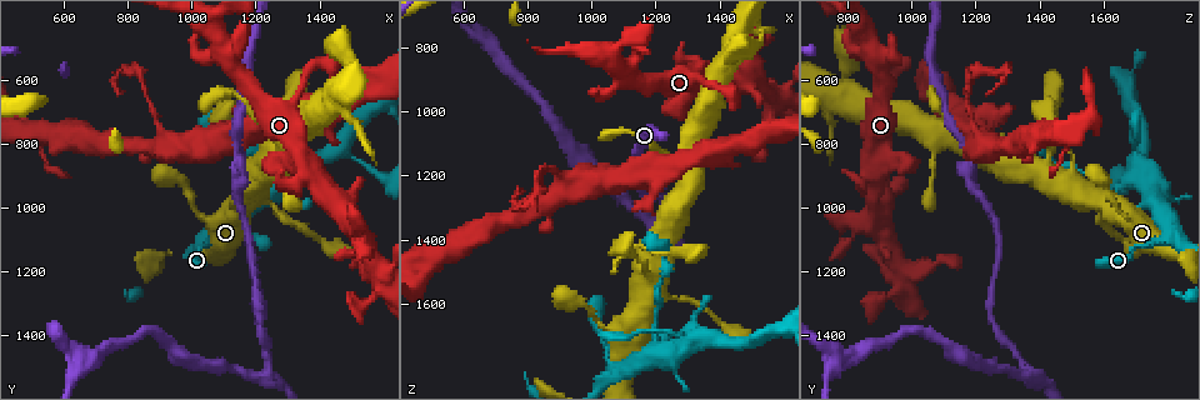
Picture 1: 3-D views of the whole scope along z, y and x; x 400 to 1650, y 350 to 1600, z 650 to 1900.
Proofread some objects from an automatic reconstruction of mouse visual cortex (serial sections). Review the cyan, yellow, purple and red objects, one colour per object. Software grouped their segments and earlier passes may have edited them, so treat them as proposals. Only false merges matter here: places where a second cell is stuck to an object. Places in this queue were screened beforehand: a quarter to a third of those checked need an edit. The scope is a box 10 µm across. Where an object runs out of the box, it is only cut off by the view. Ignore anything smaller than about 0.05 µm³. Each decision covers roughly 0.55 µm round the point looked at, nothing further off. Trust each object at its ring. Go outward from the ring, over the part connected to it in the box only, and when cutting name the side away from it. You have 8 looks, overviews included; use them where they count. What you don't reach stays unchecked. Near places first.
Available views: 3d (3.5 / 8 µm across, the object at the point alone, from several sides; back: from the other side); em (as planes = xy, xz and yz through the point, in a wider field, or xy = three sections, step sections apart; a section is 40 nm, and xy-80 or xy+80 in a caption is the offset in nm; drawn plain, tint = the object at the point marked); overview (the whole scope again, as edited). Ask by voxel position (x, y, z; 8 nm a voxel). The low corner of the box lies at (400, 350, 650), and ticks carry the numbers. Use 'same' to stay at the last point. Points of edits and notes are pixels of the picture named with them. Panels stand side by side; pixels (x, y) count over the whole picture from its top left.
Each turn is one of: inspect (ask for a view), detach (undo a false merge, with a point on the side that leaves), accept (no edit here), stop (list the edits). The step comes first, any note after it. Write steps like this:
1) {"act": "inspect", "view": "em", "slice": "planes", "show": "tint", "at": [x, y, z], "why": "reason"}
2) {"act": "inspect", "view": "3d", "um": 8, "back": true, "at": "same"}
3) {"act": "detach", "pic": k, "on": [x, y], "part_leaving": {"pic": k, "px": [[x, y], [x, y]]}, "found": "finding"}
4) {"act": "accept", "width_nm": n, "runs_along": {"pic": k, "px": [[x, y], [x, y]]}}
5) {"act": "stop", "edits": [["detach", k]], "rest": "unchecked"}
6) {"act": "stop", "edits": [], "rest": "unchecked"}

{"act": "inspect", "view": "3d", "um": 3.5, "at": [1230, 1520, 1360], "why": "sharp bend"}

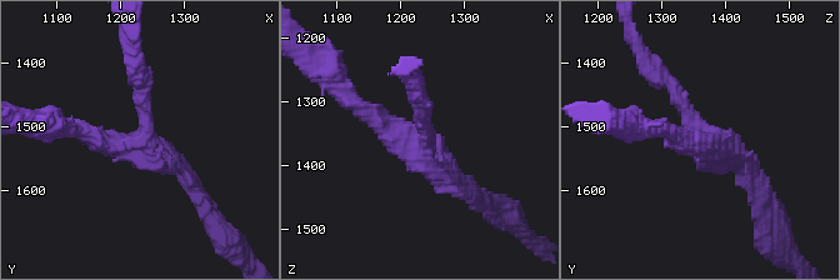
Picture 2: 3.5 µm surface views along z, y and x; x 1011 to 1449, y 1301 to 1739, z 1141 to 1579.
{"act": "accept", "arm_widths_nm": [200, 200, 250], "found": "one cell here"}

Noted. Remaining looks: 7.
{"act": "inspect", "view": "3d", "um": 3.5, "at": [1210, 990, 1730], "why": "three arms meet"}

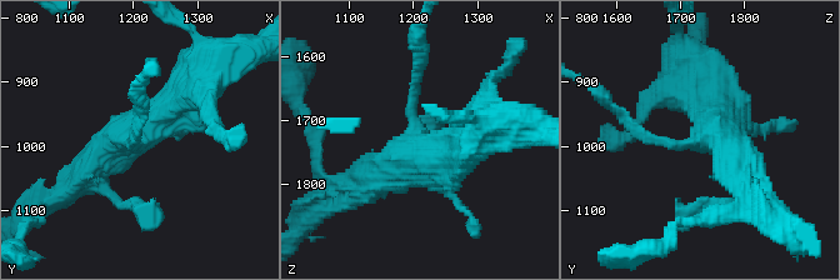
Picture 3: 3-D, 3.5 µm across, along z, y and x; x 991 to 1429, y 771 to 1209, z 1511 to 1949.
{"act": "inspect", "view": "em", "slice": "xy", "step": 5, "show": "tint", "at": [1210, 1000, 1730]}

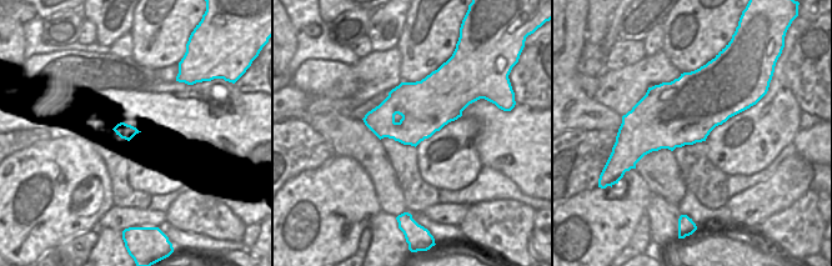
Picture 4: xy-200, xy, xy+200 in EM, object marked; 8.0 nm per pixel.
{"act": "accept", "width_nm": 480, "runs_along": {"pic": 3, "px": [[80, 178], [203, 81]]}, "found": "all the same cell"}

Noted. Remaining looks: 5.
{"act": "inspect", "view": "3d", "um": 3.5, "at": [1470, 820, 1720], "why": "branch point"}

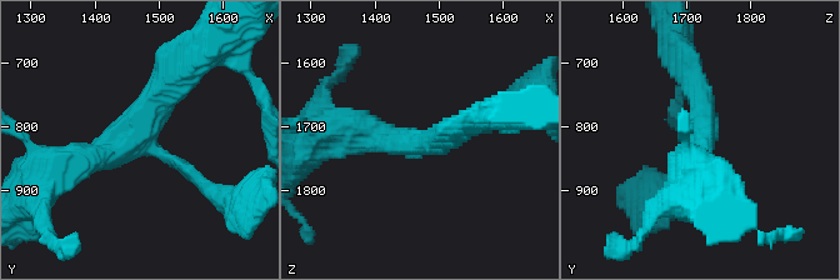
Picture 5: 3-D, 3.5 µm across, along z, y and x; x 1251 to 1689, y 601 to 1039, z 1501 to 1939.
{"act": "inspect", "view": "em", "slice": "planes", "show": "tint", "at": [1455, 810, 1730]}

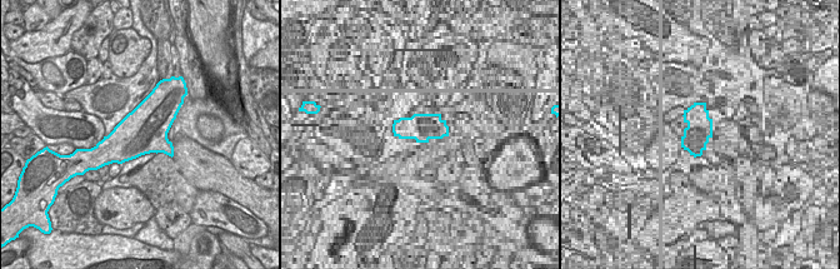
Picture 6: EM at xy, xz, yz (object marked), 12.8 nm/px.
{"act": "accept", "arm_widths_nm": [150, 350, 400], "runs_along": {"pic": 5, "px": [[64, 168], [114, 151], [183, 71]]}, "found": "one cell here"}

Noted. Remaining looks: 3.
{"act": "stop", "edits": [], "rest": "unchecked"}

